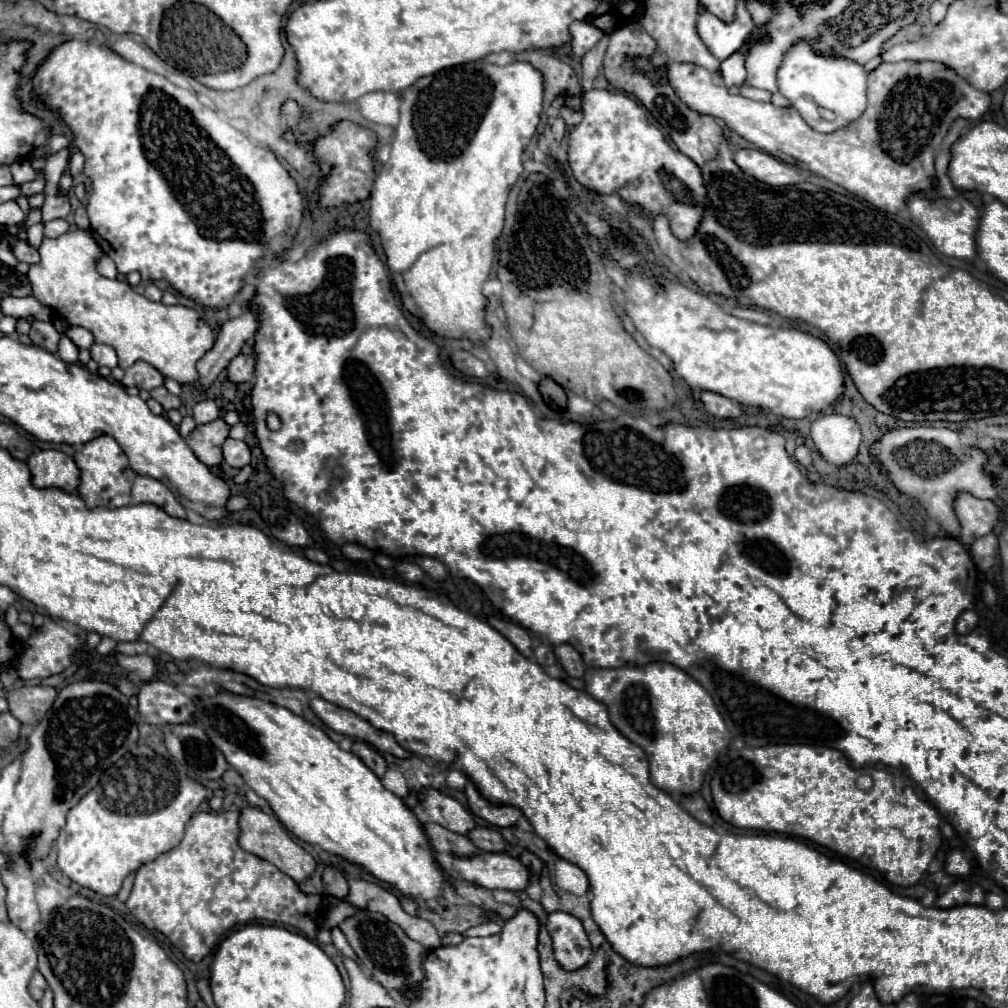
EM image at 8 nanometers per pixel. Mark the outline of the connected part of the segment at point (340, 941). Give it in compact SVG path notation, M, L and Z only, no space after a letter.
M332 927L332 929L330 929L330 935L332 935L332 943L334 943L334 947L336 947L342 955L346 955L346 957L350 957L350 959L356 959L356 961L358 961L356 953L350 949L350 945L348 945L348 941L346 941L344 933L340 931L340 927Z

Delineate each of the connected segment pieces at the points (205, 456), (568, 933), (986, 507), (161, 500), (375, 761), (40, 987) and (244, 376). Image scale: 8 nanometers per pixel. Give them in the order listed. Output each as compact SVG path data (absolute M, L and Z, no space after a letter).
M218 419L206 425L198 425L190 433L186 443L206 467L216 469L222 463L222 443L228 439L228 431L230 427L222 419Z
M562 911L550 913L546 927L554 943L556 961L564 969L580 969L582 965L586 965L586 961L590 961L590 941L582 923L574 915Z
M958 493L954 499L954 513L960 521L960 541L970 547L974 539L990 533L1000 517L1000 509L992 501L982 501L970 493Z
M138 475L132 487L132 503L152 503L170 513L170 517L186 519L186 509L176 501L172 491L158 479Z
M354 741L352 753L358 755L358 757L364 761L364 765L366 765L368 769L372 769L378 777L382 777L382 775L386 773L386 767L388 767L388 765L386 765L384 757L382 757L372 745L368 745L368 743L364 743L364 741Z
M36 971L34 973L34 977L30 979L30 985L28 985L28 991L30 991L30 995L36 999L36 1001L40 1001L42 999L42 993L44 993L44 989L46 989L48 985L46 985L46 979Z
M246 355L234 357L228 365L228 379L236 385L252 381L254 379L254 357L246 357Z

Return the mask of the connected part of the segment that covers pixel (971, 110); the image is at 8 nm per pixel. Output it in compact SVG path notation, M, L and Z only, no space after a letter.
M656 51L650 57L636 57L634 67L650 77L652 83L660 83L666 77L680 101L692 111L722 119L734 133L758 149L798 169L822 175L888 213L904 211L908 197L914 193L924 193L928 199L934 197L934 151L940 149L950 125L958 117L978 121L990 107L988 93L974 89L942 63L882 63L868 75L866 111L840 131L818 133L792 105L774 107L772 103L730 95L722 79L700 65L678 63Z

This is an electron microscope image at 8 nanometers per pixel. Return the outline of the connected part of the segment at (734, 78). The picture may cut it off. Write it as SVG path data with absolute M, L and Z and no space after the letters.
M734 53L734 57L728 57L726 61L722 61L720 71L722 71L722 79L724 79L726 87L744 85L744 57L742 57L742 53Z

